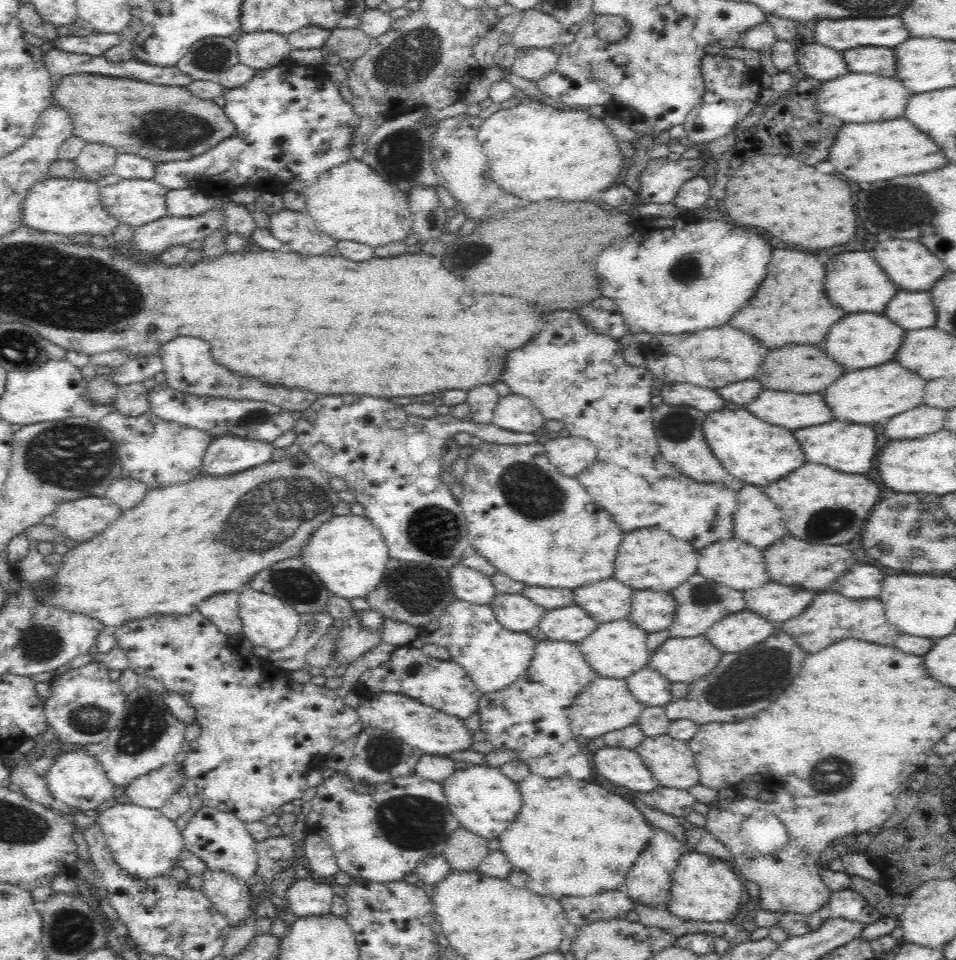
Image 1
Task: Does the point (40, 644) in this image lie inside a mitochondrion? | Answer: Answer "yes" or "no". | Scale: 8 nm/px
yes

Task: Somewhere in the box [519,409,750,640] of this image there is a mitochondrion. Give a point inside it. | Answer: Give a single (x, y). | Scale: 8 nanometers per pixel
(706, 596)

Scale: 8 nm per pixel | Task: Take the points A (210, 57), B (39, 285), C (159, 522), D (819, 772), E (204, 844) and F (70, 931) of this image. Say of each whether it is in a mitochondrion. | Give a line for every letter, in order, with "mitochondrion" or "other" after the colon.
A: mitochondrion
B: mitochondrion
C: other
D: mitochondrion
E: other
F: mitochondrion

